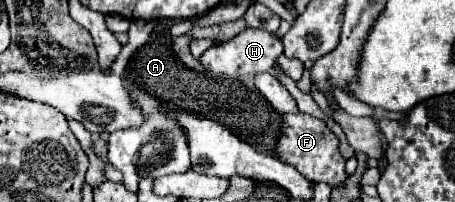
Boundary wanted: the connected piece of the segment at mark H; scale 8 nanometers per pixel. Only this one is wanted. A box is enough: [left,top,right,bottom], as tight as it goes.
[198,28,284,80]

